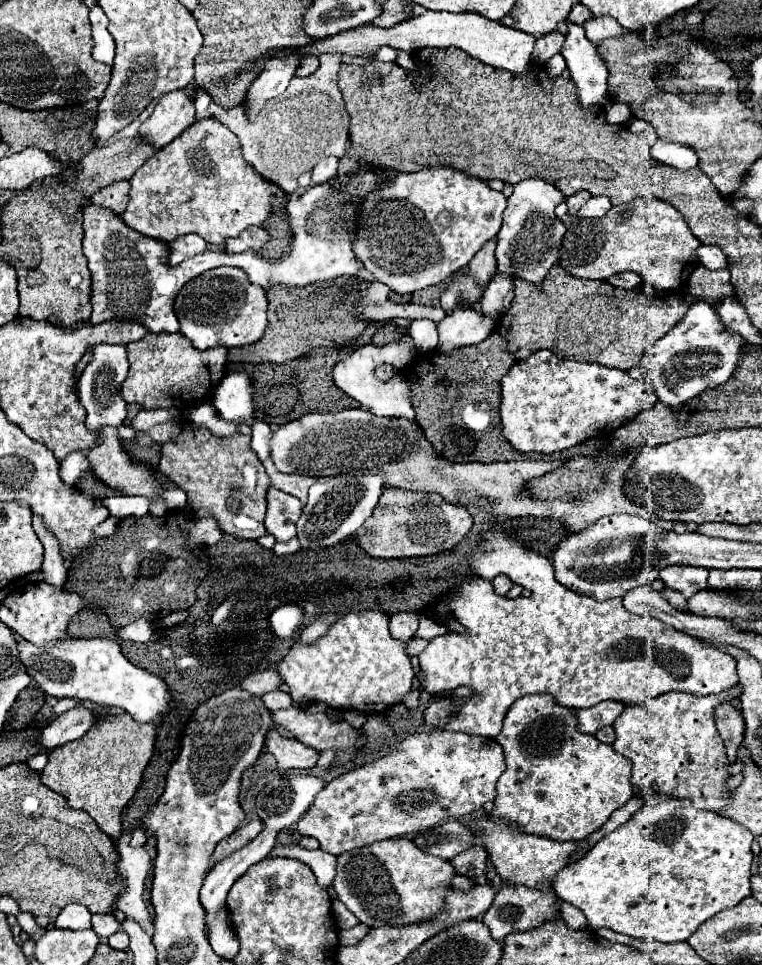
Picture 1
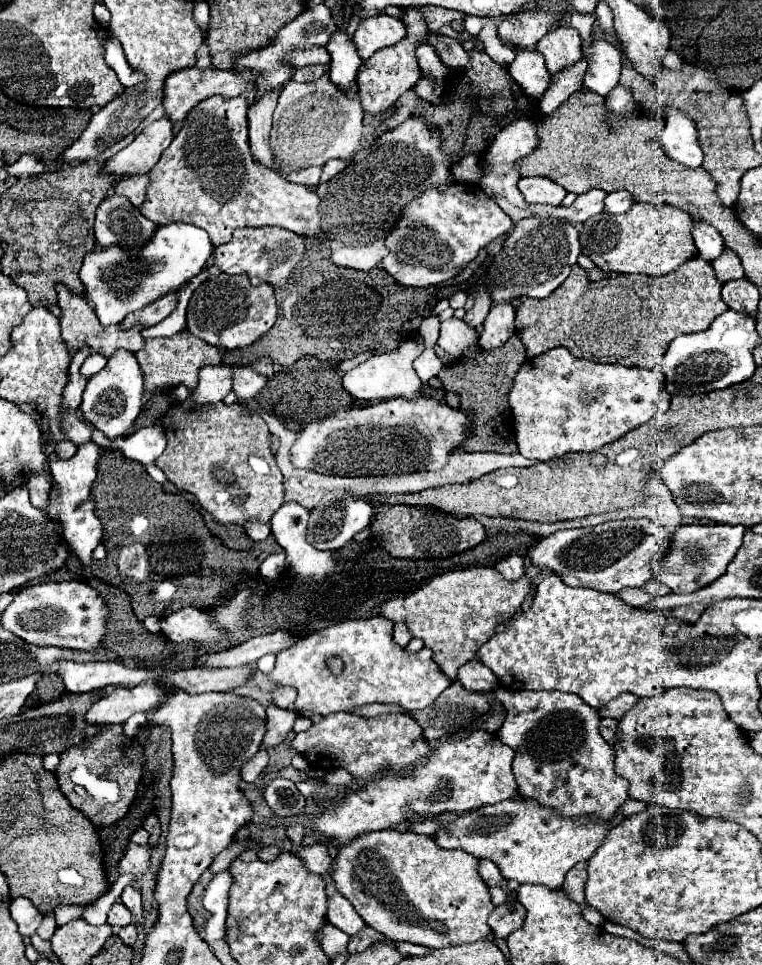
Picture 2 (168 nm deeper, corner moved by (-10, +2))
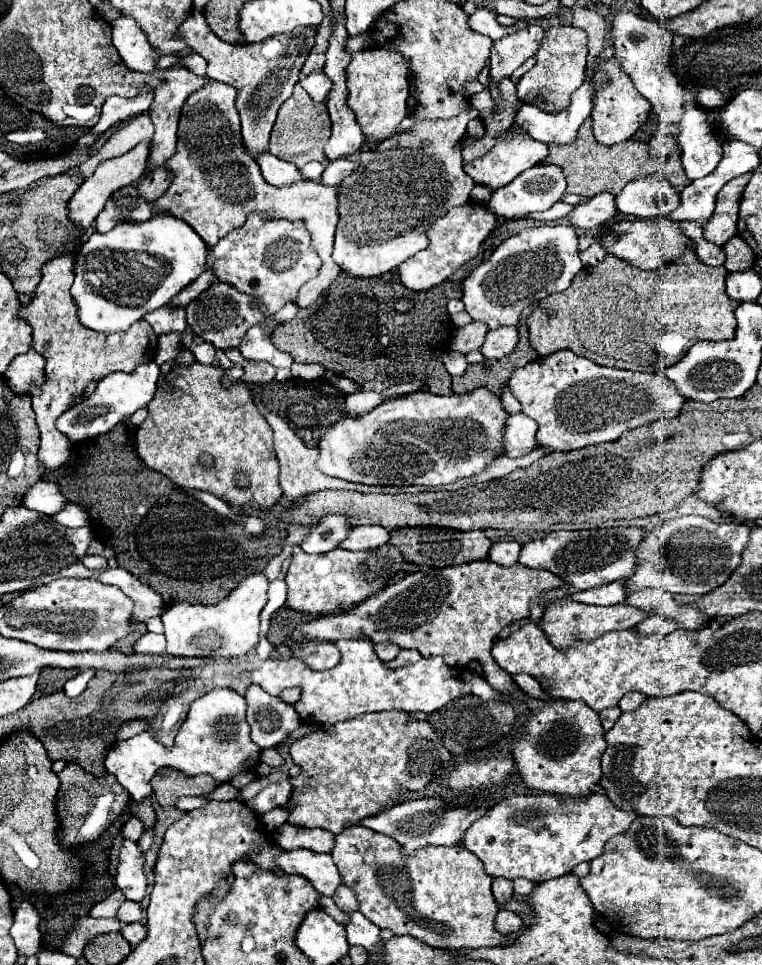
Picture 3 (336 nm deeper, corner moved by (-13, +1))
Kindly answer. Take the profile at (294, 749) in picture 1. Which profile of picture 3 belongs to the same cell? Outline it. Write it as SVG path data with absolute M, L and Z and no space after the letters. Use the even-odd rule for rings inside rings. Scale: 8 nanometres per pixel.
M252 683L244 695L248 709L246 721L252 727L252 741L260 749L276 747L290 735L294 729L300 727L300 717L294 705L284 703L280 697L268 695L260 685Z

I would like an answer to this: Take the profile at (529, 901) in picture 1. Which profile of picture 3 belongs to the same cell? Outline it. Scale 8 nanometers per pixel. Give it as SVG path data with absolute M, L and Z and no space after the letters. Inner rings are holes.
M500 909L496 919L494 919L494 927L496 931L504 933L504 935L510 935L510 933L518 933L520 927L522 927L522 919L512 913L512 911L506 911L506 909Z

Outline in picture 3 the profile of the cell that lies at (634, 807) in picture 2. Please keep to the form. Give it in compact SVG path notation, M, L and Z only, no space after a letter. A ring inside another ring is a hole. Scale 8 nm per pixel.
M548 793L510 795L466 831L462 845L484 863L490 877L524 877L542 883L570 873L582 861L602 855L606 841L624 833L634 819L634 813L616 809L604 793L592 793L586 799L556 799Z

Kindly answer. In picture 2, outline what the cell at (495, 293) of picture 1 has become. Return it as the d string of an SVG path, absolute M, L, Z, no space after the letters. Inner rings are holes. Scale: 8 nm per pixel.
M511 302L493 304L489 316L485 318L485 328L479 338L481 348L499 348L511 338L511 334L515 334L515 306Z

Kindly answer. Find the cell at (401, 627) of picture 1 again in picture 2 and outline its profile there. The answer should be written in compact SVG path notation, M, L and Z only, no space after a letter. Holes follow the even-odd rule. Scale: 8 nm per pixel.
M399 622L399 624L395 624L395 628L393 628L393 638L395 638L401 646L407 646L407 644L409 644L409 640L411 640L413 636L411 636L409 628L407 628L407 626L403 626L403 622Z

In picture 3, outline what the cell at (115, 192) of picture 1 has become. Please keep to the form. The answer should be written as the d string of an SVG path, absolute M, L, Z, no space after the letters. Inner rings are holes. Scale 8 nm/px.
M164 169L164 171L154 171L154 175L150 175L150 179L144 177L144 179L138 183L138 191L140 191L140 195L142 195L148 203L152 203L152 201L156 201L156 199L168 189L170 181L172 181L172 173L170 173L168 169Z

